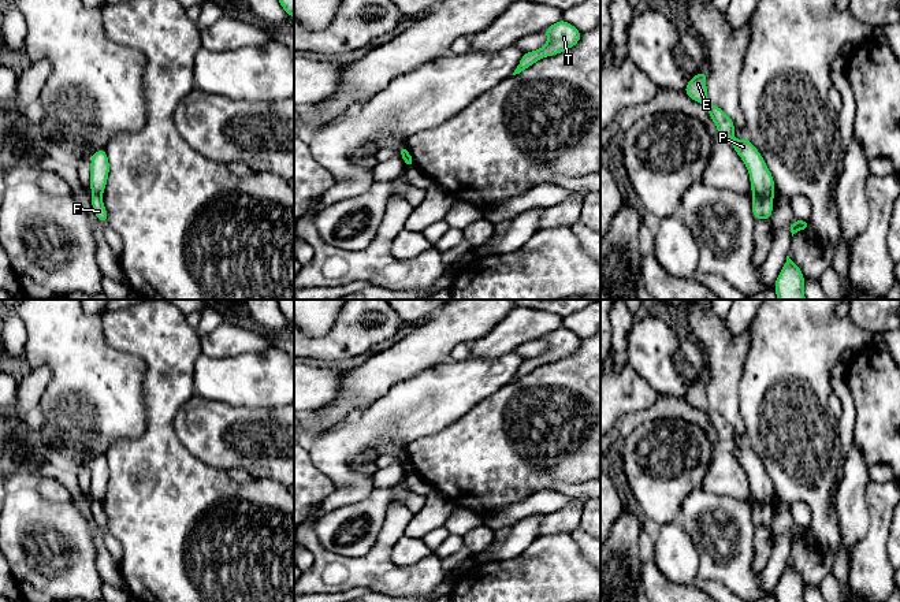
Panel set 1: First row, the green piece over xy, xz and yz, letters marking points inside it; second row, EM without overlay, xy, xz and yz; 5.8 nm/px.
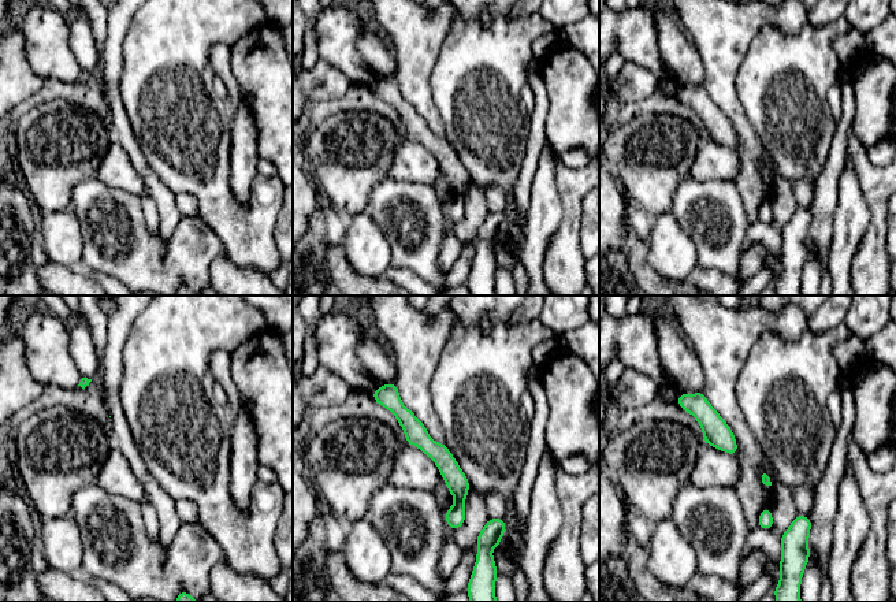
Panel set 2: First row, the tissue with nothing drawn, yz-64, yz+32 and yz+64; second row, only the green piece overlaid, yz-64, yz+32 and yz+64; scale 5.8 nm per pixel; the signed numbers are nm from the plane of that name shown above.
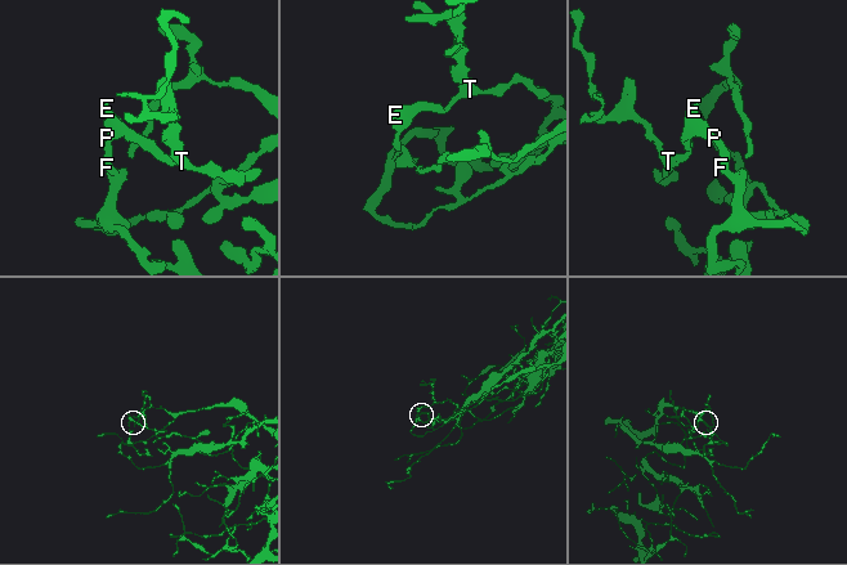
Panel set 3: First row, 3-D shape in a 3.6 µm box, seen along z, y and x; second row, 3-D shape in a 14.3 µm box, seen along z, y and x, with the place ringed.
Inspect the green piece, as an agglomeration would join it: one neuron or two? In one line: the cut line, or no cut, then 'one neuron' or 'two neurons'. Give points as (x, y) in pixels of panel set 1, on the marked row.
cut in yz along (754, 194), (770, 197); two neurons

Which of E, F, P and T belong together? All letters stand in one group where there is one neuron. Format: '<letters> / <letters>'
E P T / F

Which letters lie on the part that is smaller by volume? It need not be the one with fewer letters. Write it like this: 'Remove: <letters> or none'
Remove: E, P, T

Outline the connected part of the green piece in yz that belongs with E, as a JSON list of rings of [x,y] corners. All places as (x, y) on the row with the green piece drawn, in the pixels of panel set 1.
[[[700,71],[698,75],[689,79],[688,85],[684,88],[684,92],[691,100],[707,107],[713,122],[717,125],[718,138],[732,138],[729,144],[734,148],[748,168],[752,194],[760,197],[776,196],[774,179],[765,164],[762,155],[752,145],[748,137],[741,141],[734,138],[734,123],[732,119],[719,107],[707,100],[706,81],[706,71]]]

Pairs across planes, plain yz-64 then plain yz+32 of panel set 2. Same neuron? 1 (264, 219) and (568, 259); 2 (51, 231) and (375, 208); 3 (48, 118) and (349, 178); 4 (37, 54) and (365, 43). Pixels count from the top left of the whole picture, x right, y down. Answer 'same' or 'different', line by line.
1: same
2: different
3: same
4: different

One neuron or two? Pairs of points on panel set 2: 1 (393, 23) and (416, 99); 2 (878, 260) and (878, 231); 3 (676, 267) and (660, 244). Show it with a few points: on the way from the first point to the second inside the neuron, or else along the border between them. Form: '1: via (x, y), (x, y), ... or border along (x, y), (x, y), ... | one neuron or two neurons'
1: via (412, 43), (413, 80) | one neuron
2: via (878, 253), (878, 238) | one neuron
3: via (676, 262), (665, 249) | one neuron

